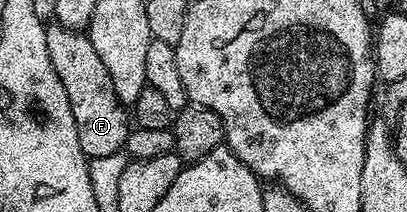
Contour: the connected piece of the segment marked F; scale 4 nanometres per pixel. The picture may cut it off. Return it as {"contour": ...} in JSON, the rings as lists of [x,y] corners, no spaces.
{"contour":[[[49,25],[46,29],[46,52],[50,52],[50,64],[54,64],[54,72],[58,80],[62,80],[62,88],[66,88],[70,112],[74,112],[74,124],[78,124],[78,144],[82,144],[84,155],[91,160],[121,153],[124,141],[128,139],[130,114],[125,103],[118,100],[110,72],[106,72],[106,64],[102,64],[102,56],[98,56],[87,33]]]}

